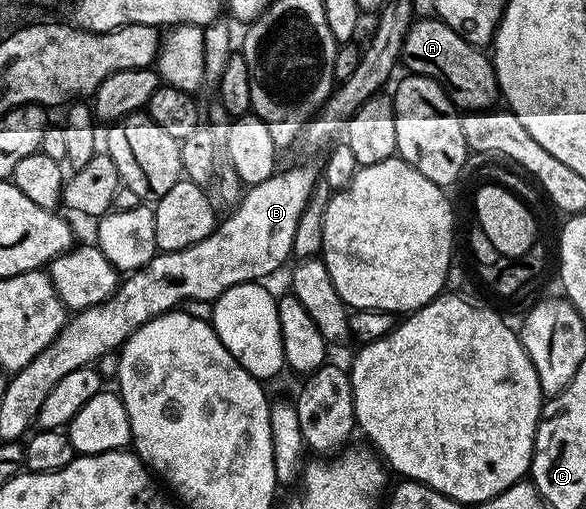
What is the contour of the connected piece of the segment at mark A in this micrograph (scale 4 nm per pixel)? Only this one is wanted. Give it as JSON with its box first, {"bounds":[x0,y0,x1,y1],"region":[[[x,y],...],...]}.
{"bounds":[400,18,498,112],"region":[[[418,18],[405,34],[400,62],[406,72],[434,79],[449,94],[454,107],[462,112],[488,111],[498,102],[497,78],[490,56],[473,47],[446,25],[443,20]]]}

